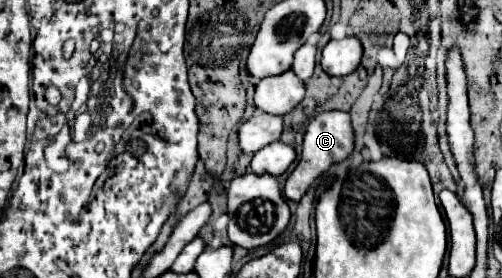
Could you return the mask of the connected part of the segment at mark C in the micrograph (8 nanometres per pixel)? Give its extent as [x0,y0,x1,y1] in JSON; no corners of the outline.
[285,110,353,202]

